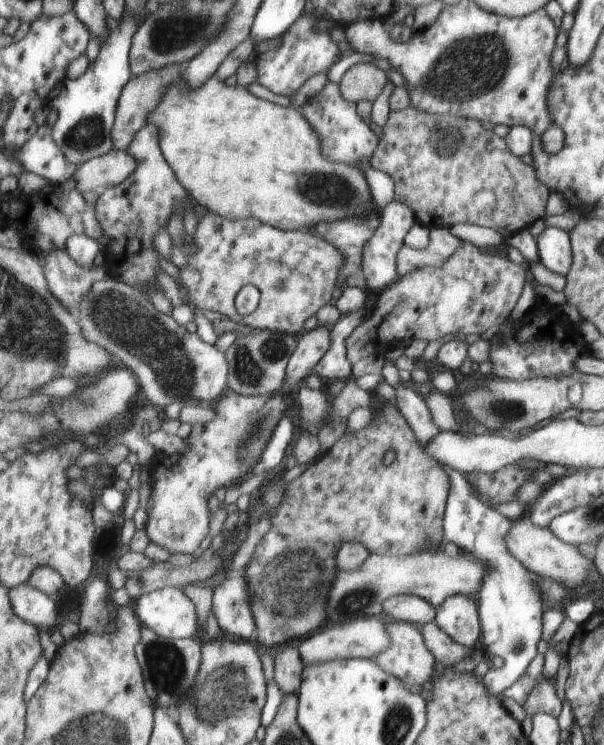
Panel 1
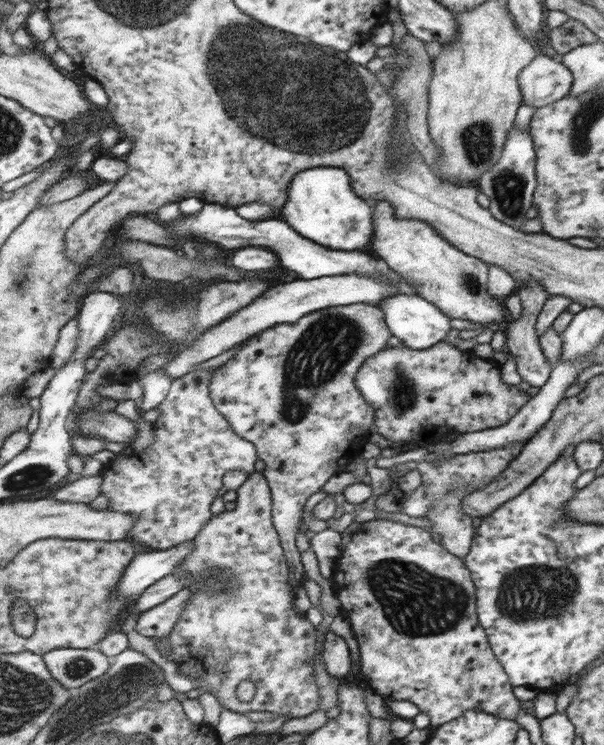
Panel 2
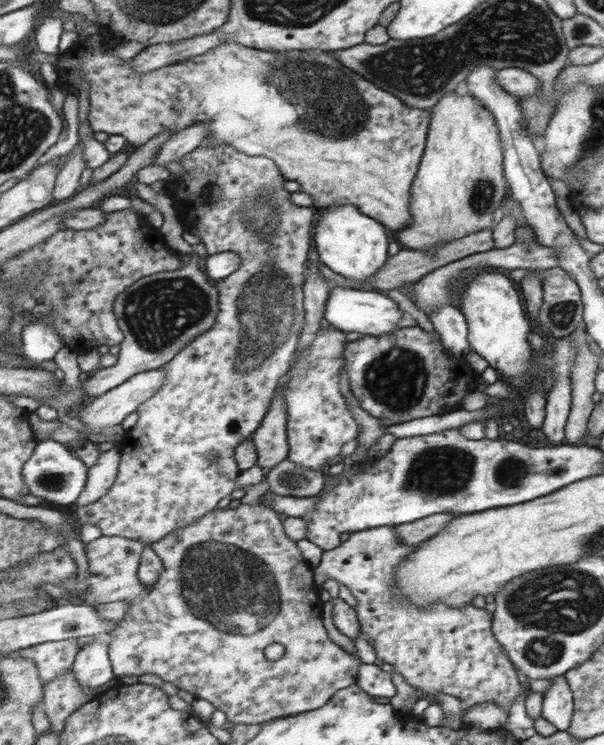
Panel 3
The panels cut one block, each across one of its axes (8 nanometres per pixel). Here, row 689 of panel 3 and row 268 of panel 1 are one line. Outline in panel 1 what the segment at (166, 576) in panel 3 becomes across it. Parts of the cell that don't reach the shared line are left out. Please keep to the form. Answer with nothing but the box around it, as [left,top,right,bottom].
[181,211,346,334]

